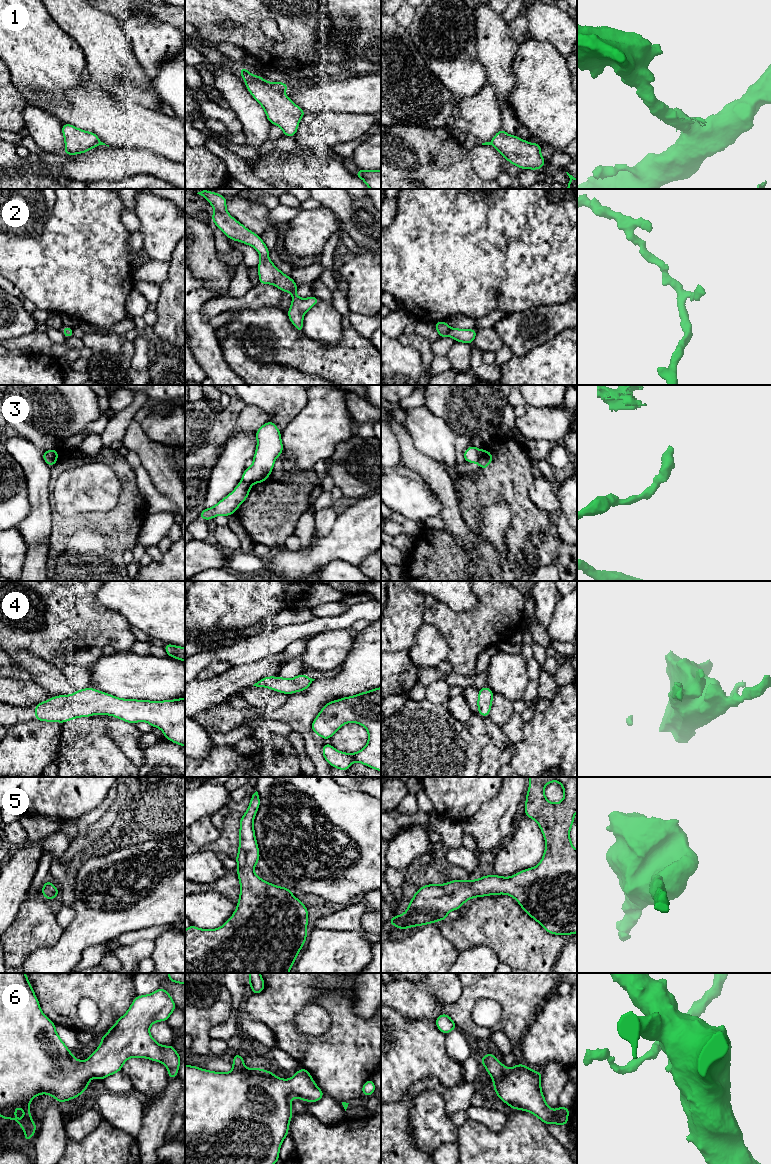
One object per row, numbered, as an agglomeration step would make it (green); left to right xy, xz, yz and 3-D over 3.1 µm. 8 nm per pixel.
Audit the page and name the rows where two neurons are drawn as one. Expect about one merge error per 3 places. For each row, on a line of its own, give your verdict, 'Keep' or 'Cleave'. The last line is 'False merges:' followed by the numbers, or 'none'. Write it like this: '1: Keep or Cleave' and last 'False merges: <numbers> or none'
1: Cleave
2: Keep
3: Cleave
4: Keep
5: Keep
6: Keep
False merges: 1, 3

